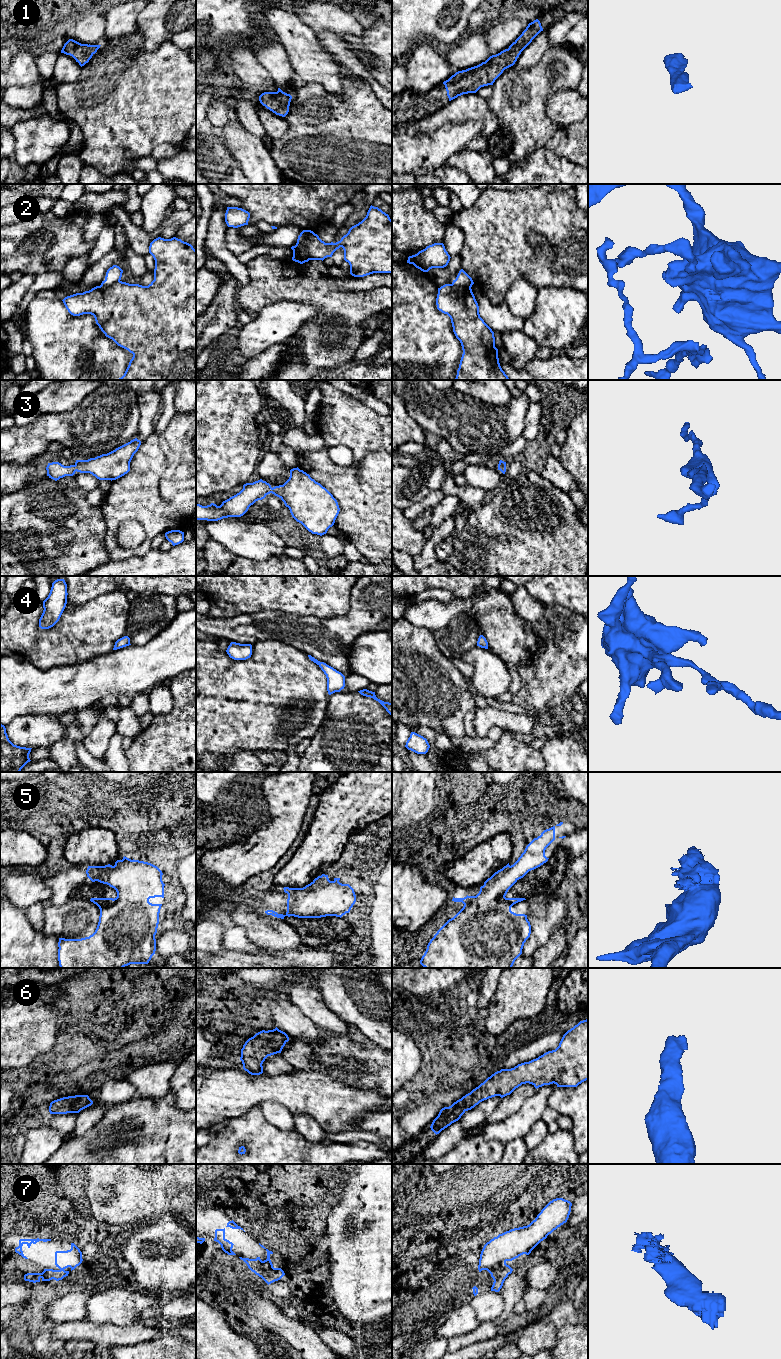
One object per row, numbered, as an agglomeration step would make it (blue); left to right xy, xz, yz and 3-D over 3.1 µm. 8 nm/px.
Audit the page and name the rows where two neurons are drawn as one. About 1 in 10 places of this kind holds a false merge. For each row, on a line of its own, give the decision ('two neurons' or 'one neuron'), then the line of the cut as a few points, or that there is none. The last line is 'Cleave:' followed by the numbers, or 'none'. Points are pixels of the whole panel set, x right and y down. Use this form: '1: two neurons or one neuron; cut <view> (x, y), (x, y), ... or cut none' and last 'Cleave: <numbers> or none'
1: one neuron; cut none
2: two neurons; cut xz (293, 253), (296, 253), (303, 247), (310, 259)
3: one neuron; cut none
4: one neuron; cut none
5: one neuron; cut none
6: one neuron; cut none
7: one neuron; cut none
Cleave: 2

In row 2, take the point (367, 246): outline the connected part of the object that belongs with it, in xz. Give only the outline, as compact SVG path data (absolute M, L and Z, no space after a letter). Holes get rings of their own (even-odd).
M370 206L366 217L352 226L348 233L336 243L325 243L311 230L303 230L297 243L292 246L293 254L304 247L310 260L324 260L332 257L340 247L344 250L344 260L350 265L350 274L354 277L364 277L373 273L392 273L392 220L389 215L378 207Z

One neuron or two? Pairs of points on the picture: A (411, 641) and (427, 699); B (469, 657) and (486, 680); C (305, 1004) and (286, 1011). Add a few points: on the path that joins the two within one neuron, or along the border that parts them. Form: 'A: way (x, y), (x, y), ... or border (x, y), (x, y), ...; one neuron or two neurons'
A: way (411, 655), (411, 679), (417, 685); one neuron
B: way (475, 663), (486, 674); one neuron
C: border (288, 998), (314, 1023); two neurons

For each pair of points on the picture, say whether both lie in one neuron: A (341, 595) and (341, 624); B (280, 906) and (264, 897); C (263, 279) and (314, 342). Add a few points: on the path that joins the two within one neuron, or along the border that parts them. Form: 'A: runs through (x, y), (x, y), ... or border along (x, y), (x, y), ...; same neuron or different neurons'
A: border along (350, 592), (350, 608), (345, 613), (318, 619); different neurons
B: runs through (276, 902), (268, 897); same neuron
C: runs through (286, 288), (303, 288), (322, 307), (322, 319); same neuron

